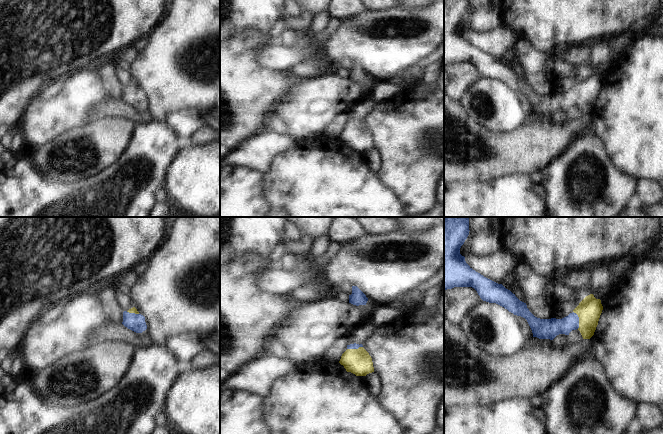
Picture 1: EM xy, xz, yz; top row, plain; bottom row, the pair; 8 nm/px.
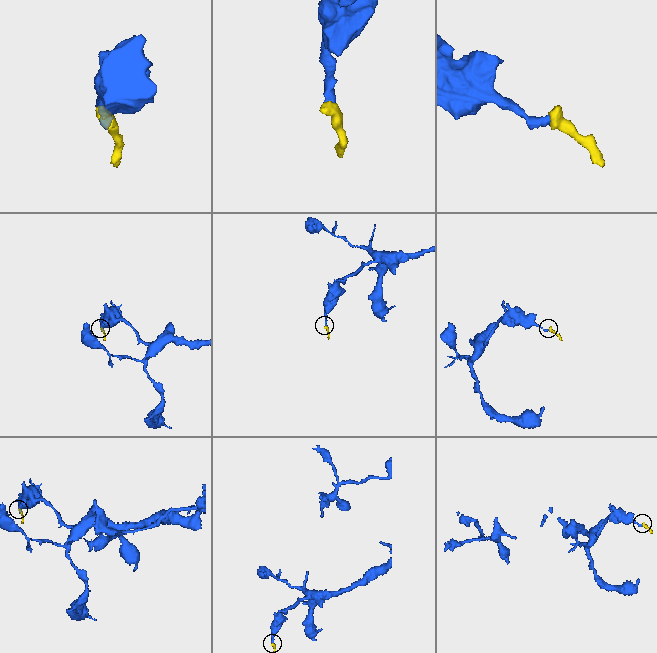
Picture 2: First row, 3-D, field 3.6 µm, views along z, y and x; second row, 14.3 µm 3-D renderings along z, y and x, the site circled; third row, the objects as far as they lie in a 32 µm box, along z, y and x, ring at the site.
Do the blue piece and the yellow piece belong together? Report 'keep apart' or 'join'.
join

